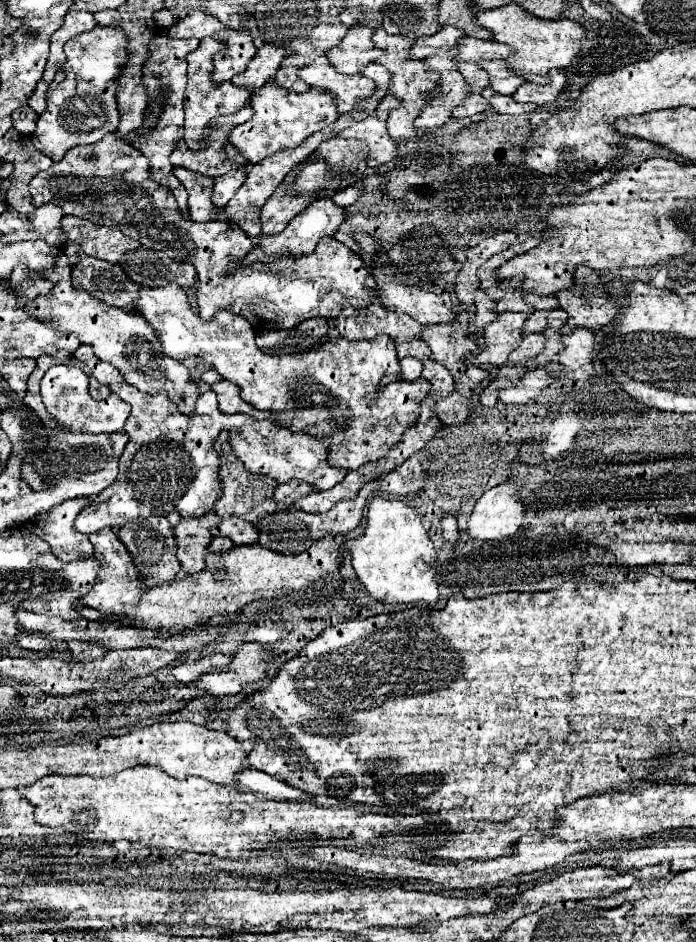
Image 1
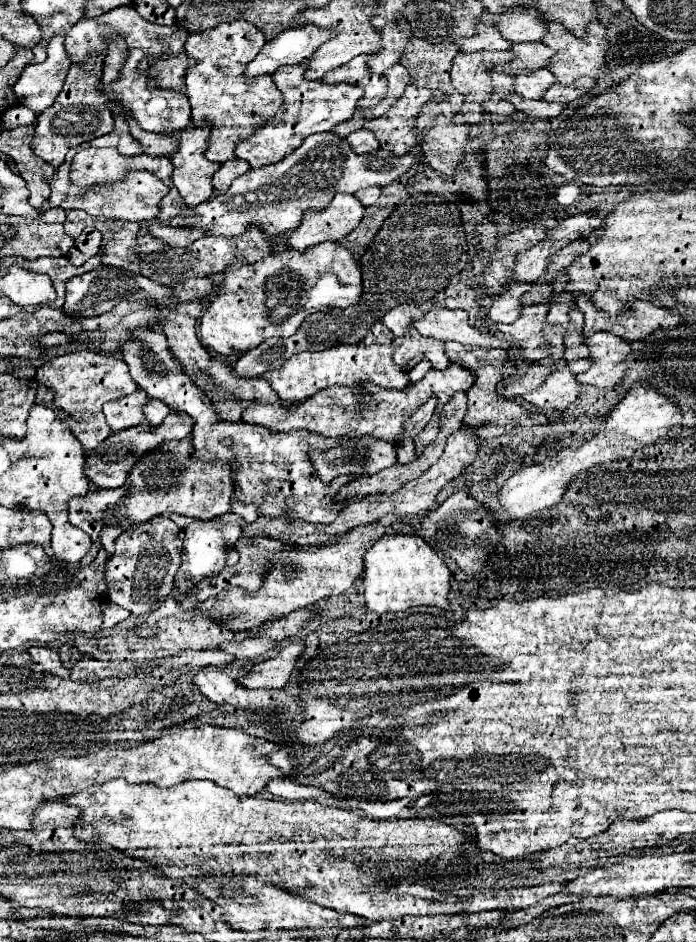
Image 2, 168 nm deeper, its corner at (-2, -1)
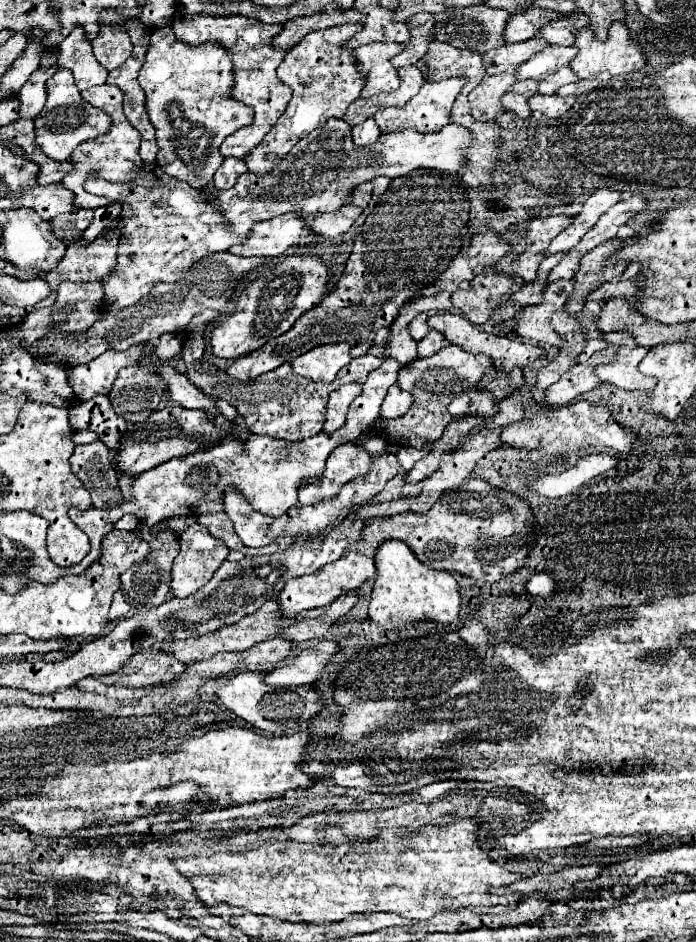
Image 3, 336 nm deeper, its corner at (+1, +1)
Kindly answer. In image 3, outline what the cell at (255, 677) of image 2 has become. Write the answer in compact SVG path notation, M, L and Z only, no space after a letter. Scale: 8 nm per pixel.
M324 640L318 646L306 648L300 656L292 660L290 666L276 668L266 674L266 684L270 686L304 686L314 684L324 676L324 666L330 662L334 654L338 654L340 648L336 642Z

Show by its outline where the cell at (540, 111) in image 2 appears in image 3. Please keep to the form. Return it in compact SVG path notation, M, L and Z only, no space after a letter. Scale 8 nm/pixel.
M536 94L534 98L530 98L530 108L532 110L540 110L542 114L546 114L548 118L562 118L574 104L576 96L568 96L568 98L560 98L560 96L542 96Z

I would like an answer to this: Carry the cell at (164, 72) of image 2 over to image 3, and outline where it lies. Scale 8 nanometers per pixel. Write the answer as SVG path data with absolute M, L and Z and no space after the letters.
M170 24L154 28L138 84L146 94L148 118L156 128L160 146L156 164L168 176L184 180L196 190L206 188L224 162L220 154L224 138L252 124L252 108L230 98L232 82L232 58L228 58L224 46L216 46L216 42L188 46L176 38Z

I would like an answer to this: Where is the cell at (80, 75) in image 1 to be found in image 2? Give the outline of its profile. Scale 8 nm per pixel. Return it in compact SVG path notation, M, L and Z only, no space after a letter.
M93 52L93 56L83 60L83 64L71 64L67 78L65 78L65 84L63 84L63 90L55 98L53 106L37 116L35 136L31 142L33 152L39 158L43 158L45 162L53 164L55 168L59 164L63 164L69 148L91 142L91 140L113 130L115 120L113 120L113 114L109 110L109 104L107 104L109 98L105 96L105 92L99 90L101 68L103 68L101 52Z

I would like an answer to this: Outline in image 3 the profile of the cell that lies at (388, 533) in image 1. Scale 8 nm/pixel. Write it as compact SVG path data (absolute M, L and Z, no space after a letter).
M386 540L376 552L378 576L370 600L370 620L384 630L404 630L418 622L452 624L458 622L462 598L458 594L458 582L450 572L438 572L424 566L414 552L398 540Z

